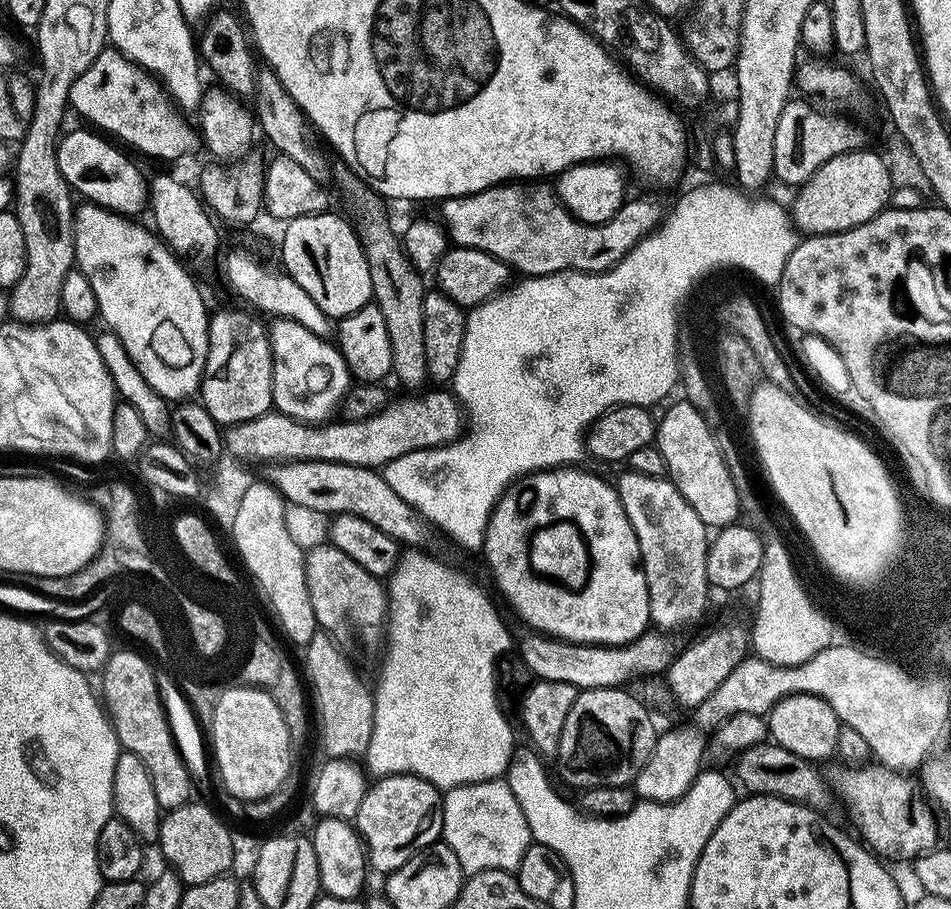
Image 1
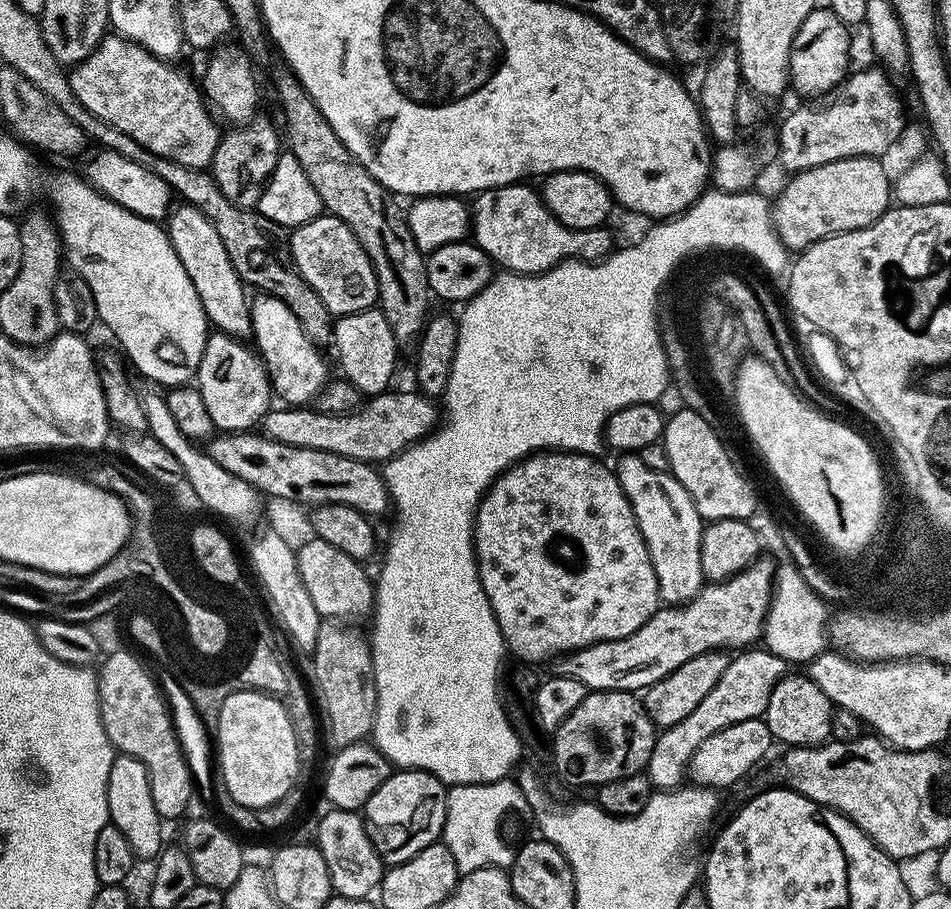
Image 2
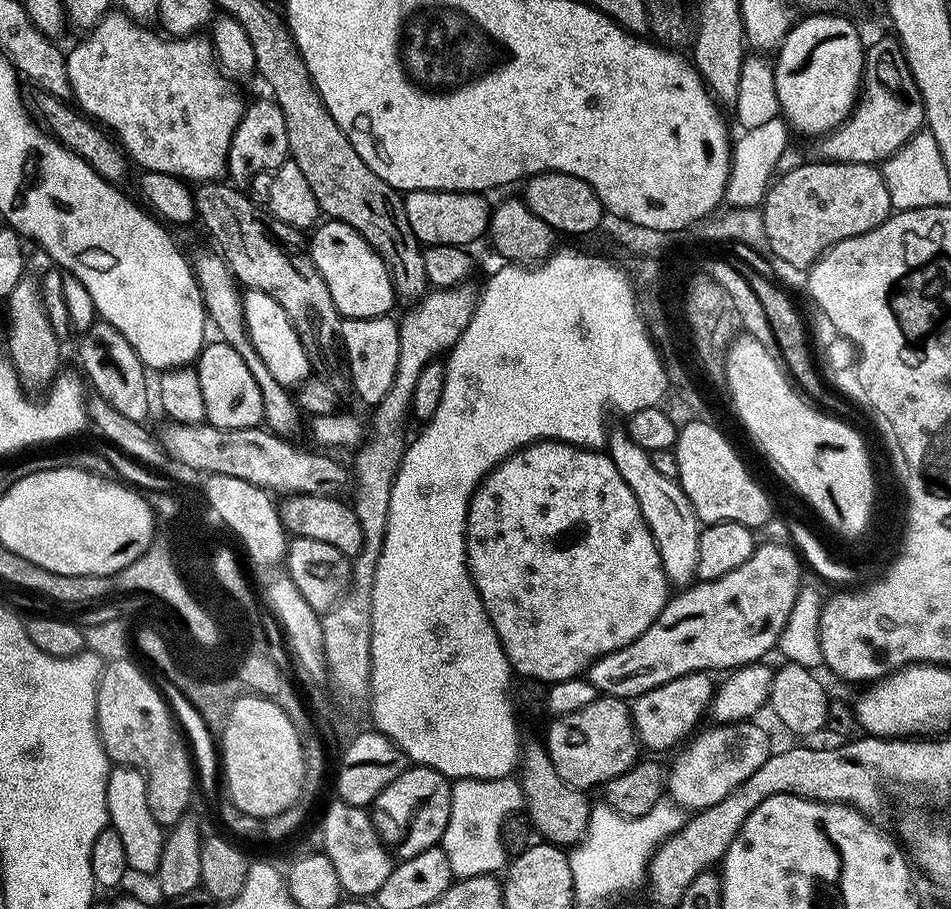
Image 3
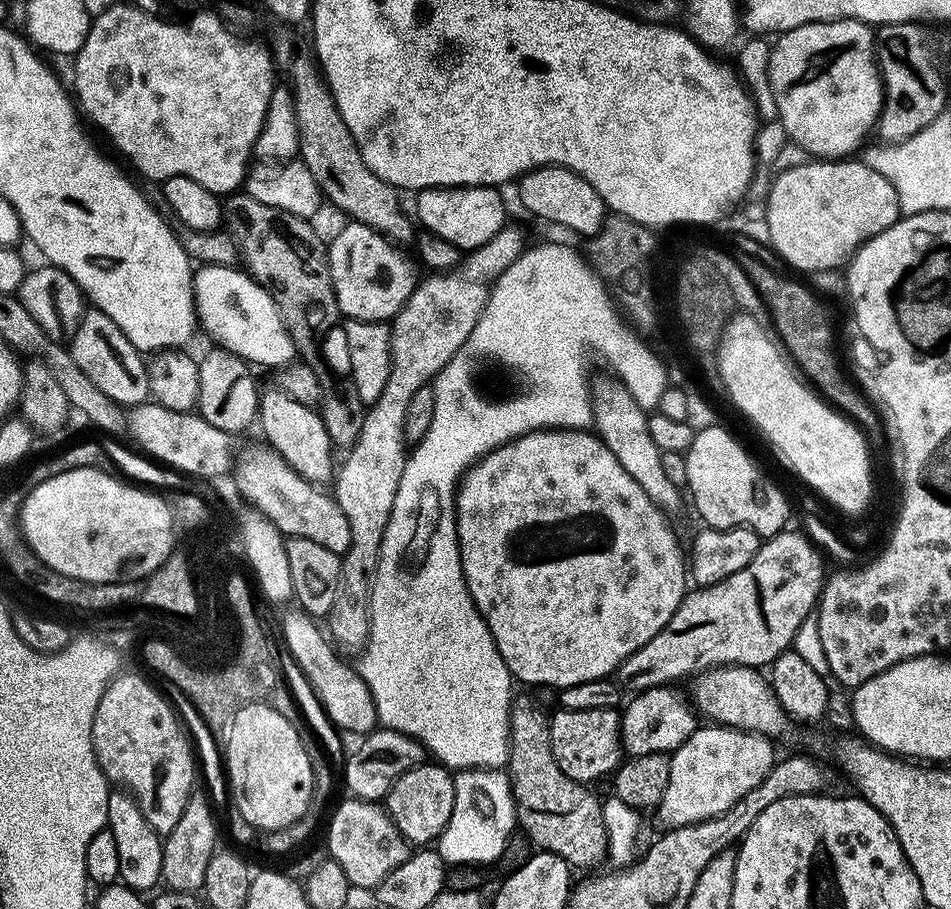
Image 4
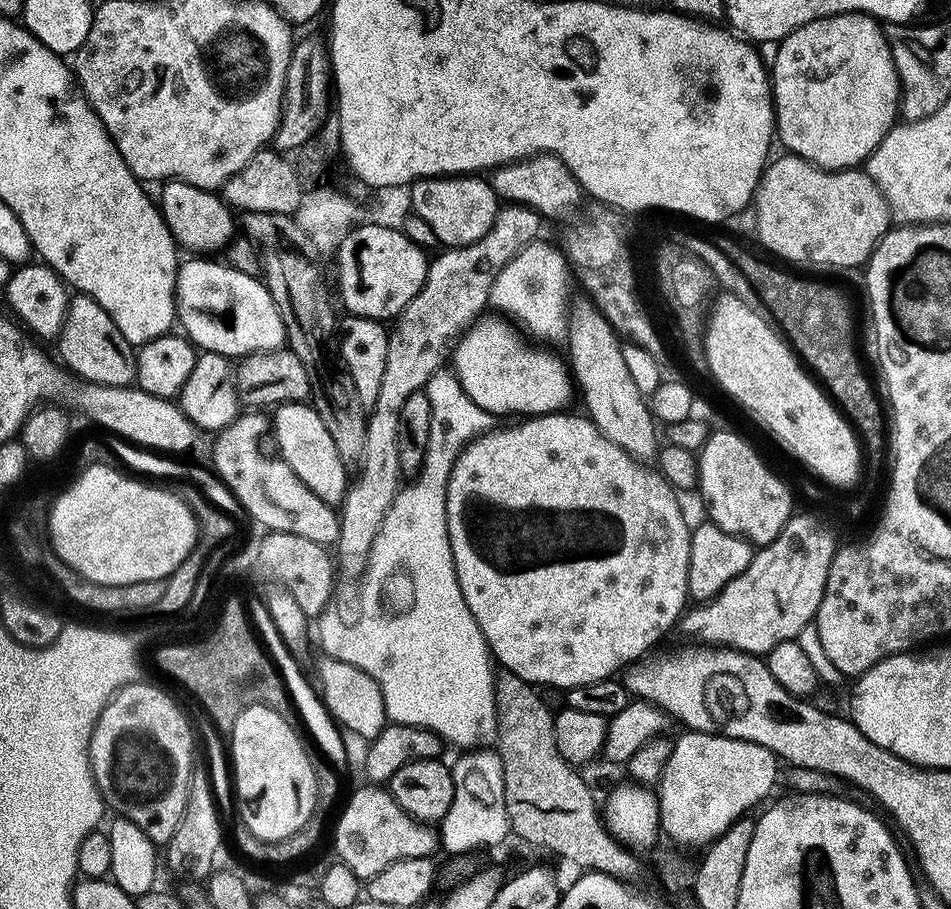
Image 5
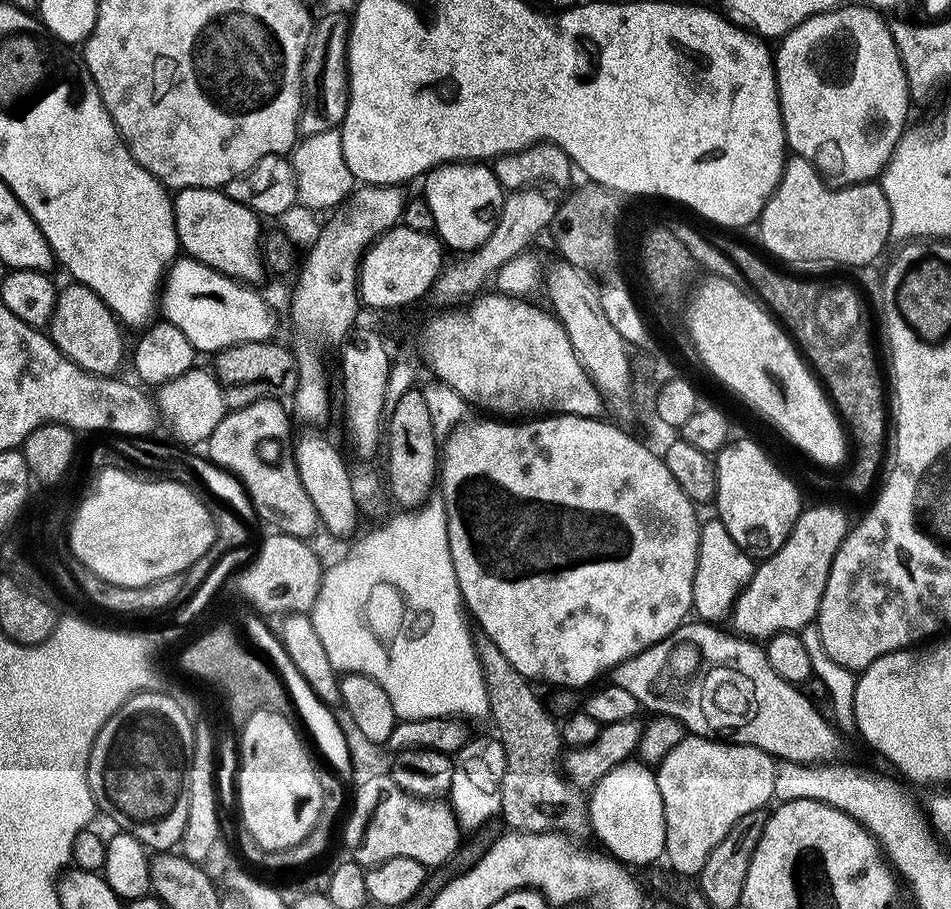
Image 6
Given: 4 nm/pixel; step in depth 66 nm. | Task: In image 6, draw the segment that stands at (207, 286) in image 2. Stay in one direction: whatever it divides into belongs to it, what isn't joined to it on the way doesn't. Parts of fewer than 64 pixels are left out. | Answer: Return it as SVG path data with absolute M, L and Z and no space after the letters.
M304 436L296 444L294 459L302 486L318 510L323 529L332 536L350 535L356 528L358 513L350 490L350 468L347 463L344 465L339 450L324 436Z

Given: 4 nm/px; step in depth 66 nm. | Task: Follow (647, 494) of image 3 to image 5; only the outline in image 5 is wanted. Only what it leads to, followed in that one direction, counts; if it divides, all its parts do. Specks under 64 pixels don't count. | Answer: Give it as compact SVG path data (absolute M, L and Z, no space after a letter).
M583 298L571 305L568 313L568 356L570 372L575 387L584 395L584 408L589 420L598 431L610 438L622 450L626 450L634 459L648 462L658 452L656 444L657 421L646 399L645 393L638 390L630 370L626 366L624 348L617 332L610 322L599 312L592 301Z

